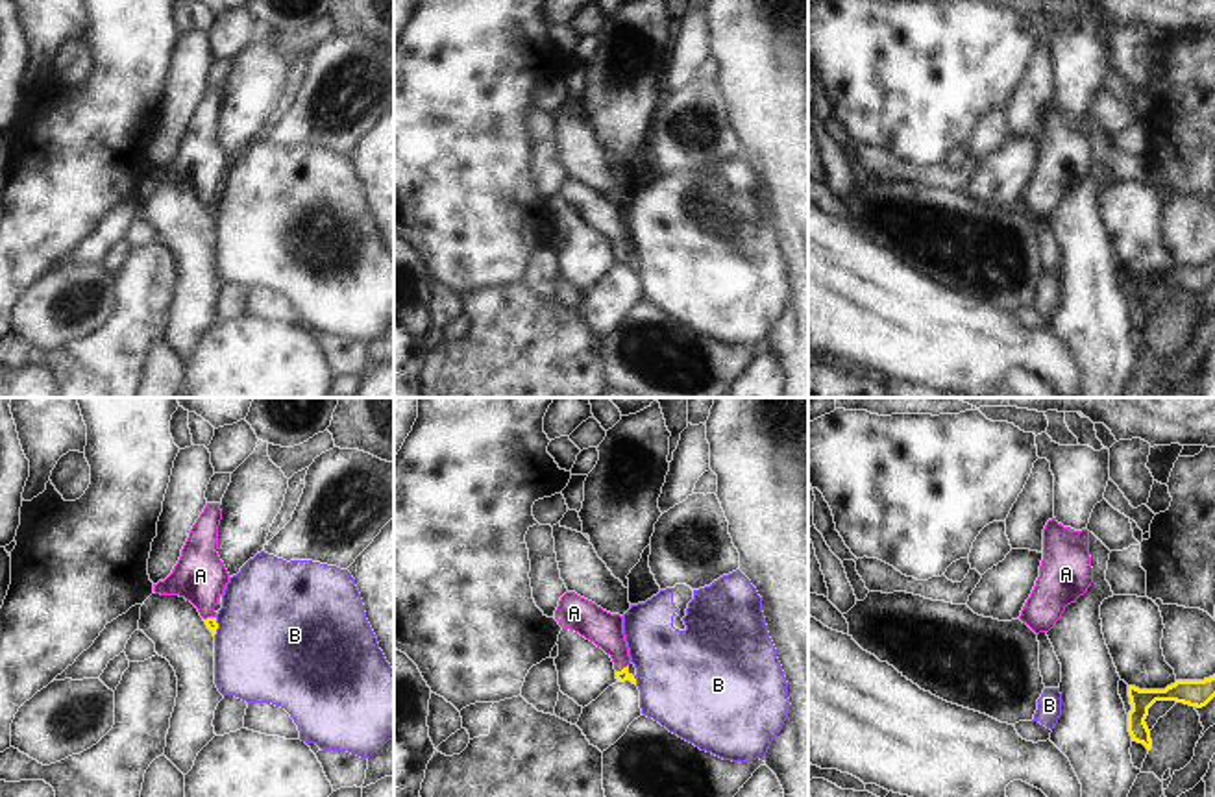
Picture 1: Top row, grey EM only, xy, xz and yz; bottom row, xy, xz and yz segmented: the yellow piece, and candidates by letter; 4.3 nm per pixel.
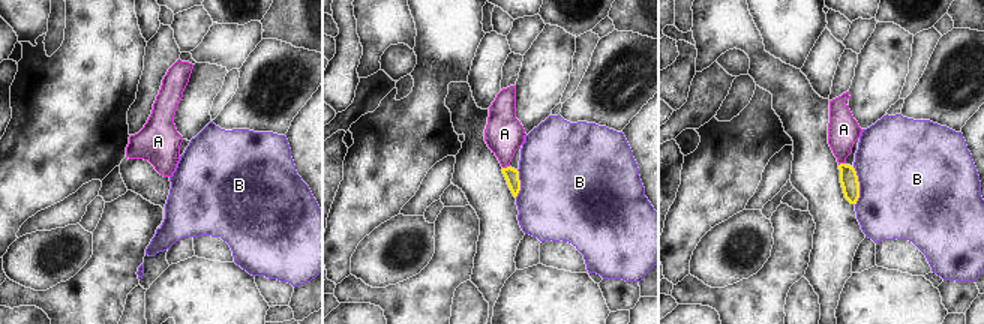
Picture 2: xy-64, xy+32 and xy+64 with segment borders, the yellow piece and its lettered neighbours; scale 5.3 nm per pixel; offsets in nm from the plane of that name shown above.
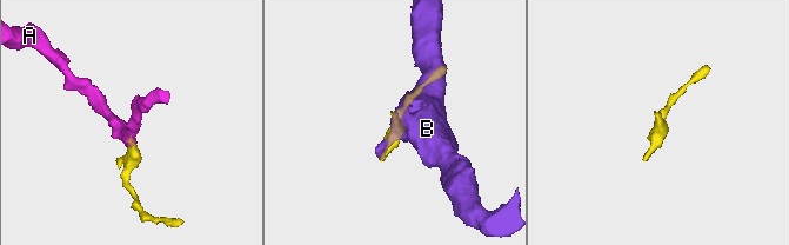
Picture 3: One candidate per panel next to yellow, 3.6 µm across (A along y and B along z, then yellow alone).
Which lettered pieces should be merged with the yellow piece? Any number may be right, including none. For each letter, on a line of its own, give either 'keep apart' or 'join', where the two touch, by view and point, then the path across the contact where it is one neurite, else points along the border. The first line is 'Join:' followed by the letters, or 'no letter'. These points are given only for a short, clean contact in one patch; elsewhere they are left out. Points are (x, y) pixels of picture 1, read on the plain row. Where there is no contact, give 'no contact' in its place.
Join: A
A: join; meets yellow in xy at (209, 204); runs through xy (211, 209), (209, 204), (200, 161)
B: keep apart; meets yellow in xy at (217, 213); border along xy (217, 204), (217, 217), (213, 220)

